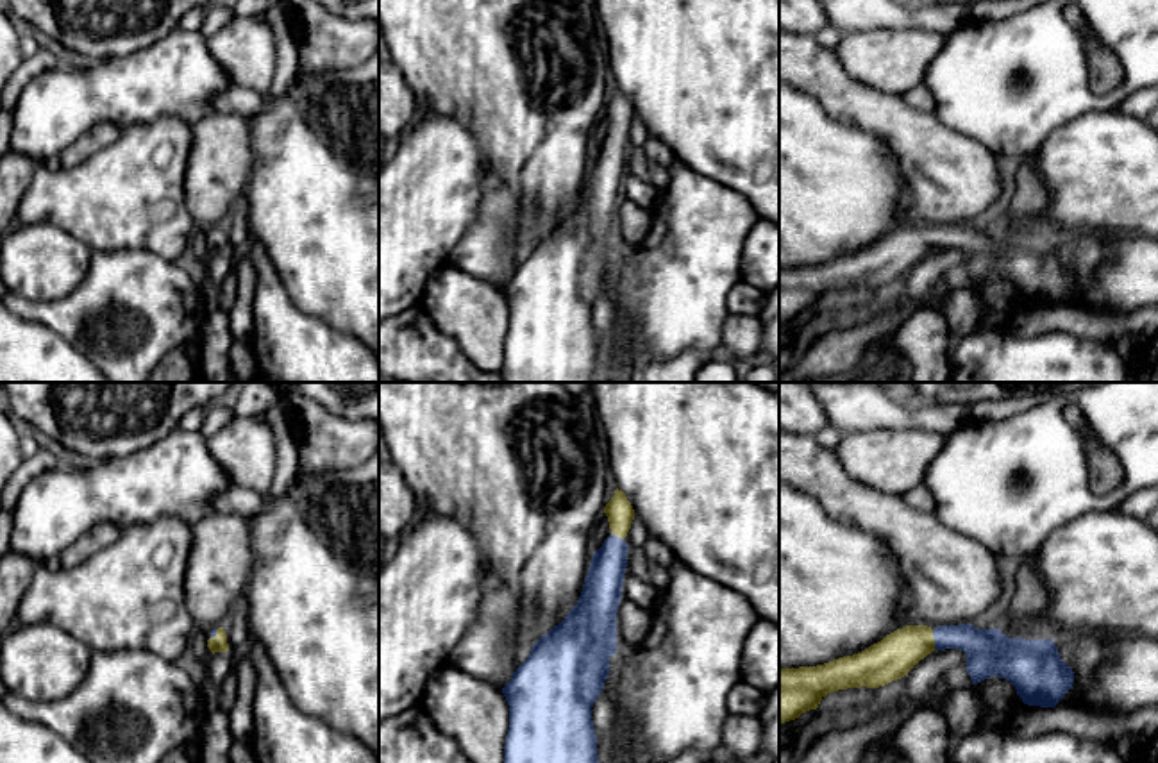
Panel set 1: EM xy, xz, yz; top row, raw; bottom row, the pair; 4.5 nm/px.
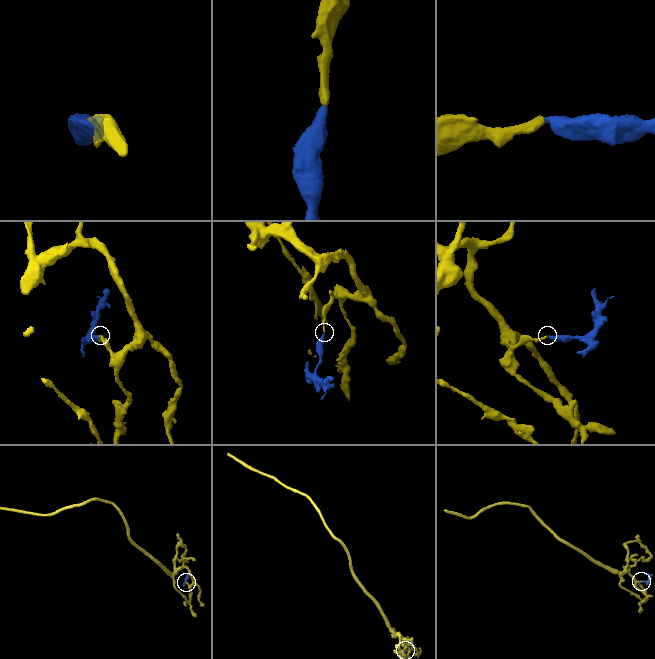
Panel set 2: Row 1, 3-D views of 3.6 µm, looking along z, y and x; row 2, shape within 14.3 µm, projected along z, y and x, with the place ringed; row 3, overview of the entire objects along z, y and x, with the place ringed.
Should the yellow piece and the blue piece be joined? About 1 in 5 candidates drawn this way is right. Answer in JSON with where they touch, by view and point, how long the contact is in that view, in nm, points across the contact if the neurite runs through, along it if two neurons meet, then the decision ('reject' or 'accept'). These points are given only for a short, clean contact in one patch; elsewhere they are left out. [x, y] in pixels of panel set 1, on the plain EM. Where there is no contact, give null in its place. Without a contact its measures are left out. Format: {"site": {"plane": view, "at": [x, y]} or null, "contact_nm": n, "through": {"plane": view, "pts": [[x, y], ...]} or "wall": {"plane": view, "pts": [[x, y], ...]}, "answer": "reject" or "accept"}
{"site": {"plane": "yz", "at": [933, 238]}, "contact_nm": 90, "through": {"plane": "yz", "pts": [[889, 259], [914, 242], [933, 238], [969, 238], [987, 251]]}, "answer": "accept"}

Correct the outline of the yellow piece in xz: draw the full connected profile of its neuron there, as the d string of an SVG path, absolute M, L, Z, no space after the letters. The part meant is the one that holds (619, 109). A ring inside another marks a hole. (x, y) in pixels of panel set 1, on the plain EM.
M617 88L604 113L611 134L593 152L579 202L563 222L531 245L529 257L502 288L509 306L500 370L504 382L602 382L592 307L609 275L609 257L617 254L617 211L629 148L624 138L634 120L634 109L625 93Z

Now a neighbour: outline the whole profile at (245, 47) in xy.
M234 16L207 38L209 52L225 68L232 84L268 96L277 66L277 45L263 16Z

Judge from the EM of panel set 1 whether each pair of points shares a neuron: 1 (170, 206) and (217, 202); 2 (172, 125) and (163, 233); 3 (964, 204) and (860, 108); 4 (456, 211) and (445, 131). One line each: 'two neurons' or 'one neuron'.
1: two neurons
2: one neuron
3: one neuron
4: one neuron

